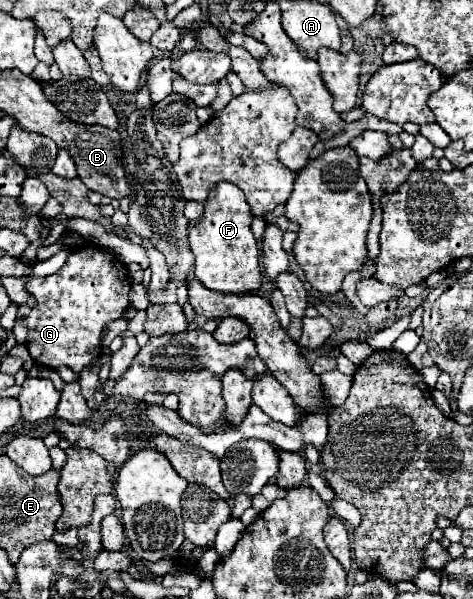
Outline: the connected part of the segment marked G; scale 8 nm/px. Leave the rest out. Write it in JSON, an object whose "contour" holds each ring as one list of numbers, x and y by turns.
{"contour":[[96,245,82,247,72,251,64,267,48,277,34,277,28,281,26,289,36,297,38,307,30,309,28,305,18,307,18,319,28,325,26,347,32,359,44,367,70,367,74,373,80,373,86,365,94,363,100,353,100,335,104,327,124,317,124,311,130,305,130,279,126,267,120,259]]}

